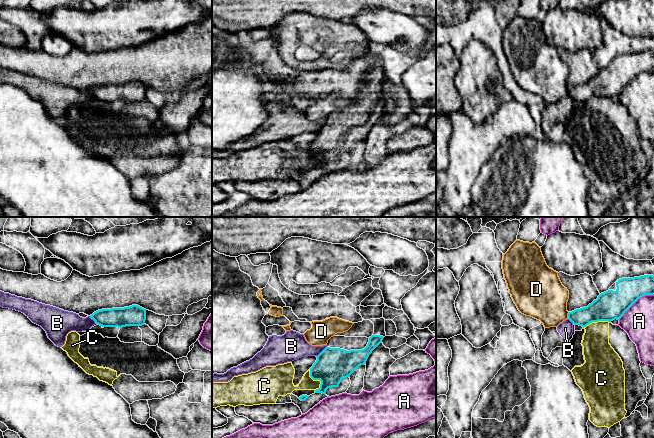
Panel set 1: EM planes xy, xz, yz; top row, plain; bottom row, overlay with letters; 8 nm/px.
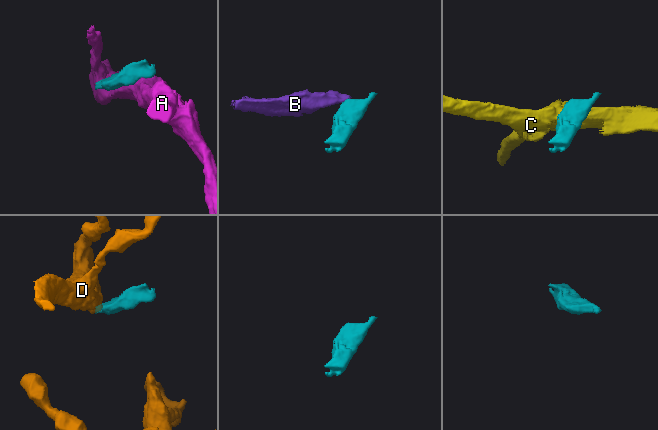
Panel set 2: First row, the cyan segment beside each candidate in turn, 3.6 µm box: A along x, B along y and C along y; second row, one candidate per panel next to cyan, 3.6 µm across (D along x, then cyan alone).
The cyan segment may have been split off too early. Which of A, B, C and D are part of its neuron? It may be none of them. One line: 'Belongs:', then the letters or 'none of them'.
Belongs: none of them

